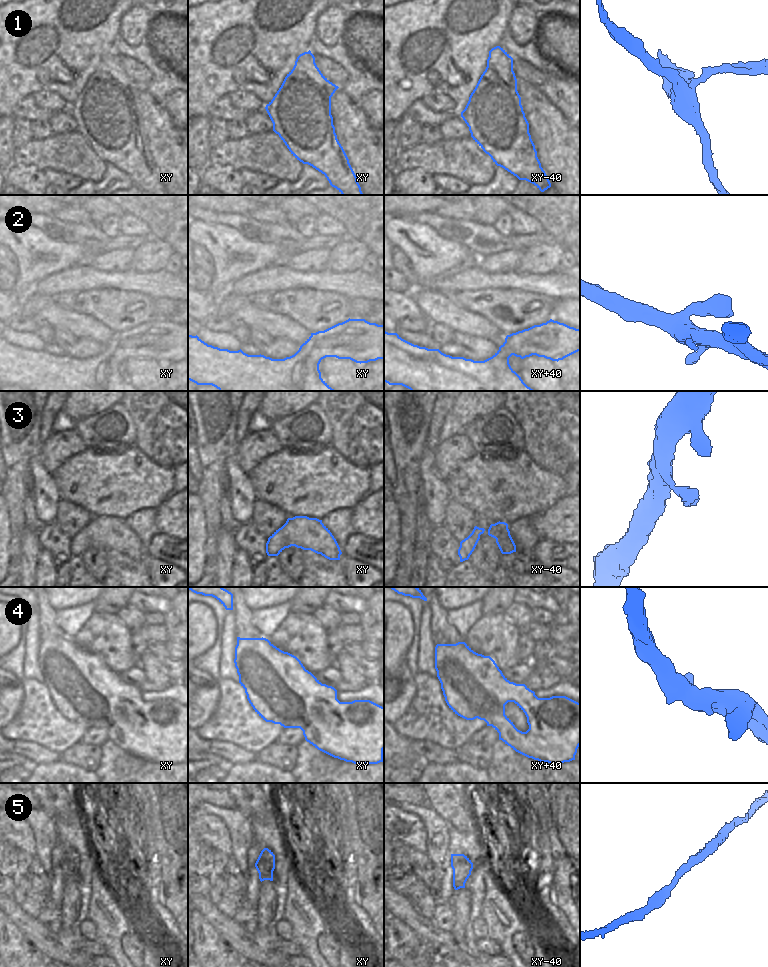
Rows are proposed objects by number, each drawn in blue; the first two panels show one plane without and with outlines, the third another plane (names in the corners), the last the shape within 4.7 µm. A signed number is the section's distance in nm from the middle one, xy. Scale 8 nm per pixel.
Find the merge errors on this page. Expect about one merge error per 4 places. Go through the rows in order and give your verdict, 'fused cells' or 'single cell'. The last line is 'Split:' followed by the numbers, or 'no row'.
1: single cell
2: single cell
3: single cell
4: single cell
5: single cell
Split: no row

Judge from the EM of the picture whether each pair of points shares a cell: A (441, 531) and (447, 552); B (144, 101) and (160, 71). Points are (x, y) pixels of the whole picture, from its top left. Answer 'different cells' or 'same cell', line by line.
A: same cell
B: different cells

